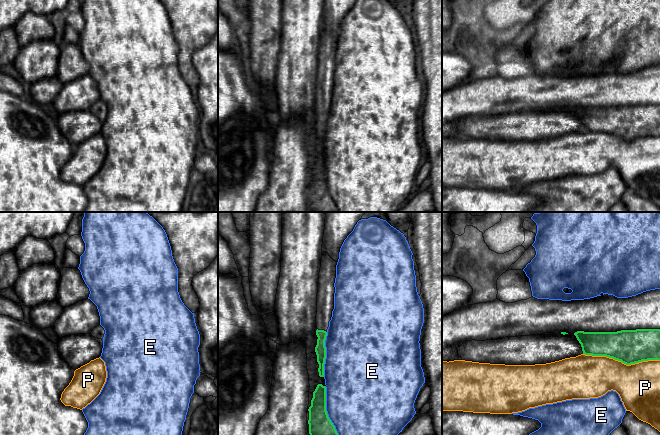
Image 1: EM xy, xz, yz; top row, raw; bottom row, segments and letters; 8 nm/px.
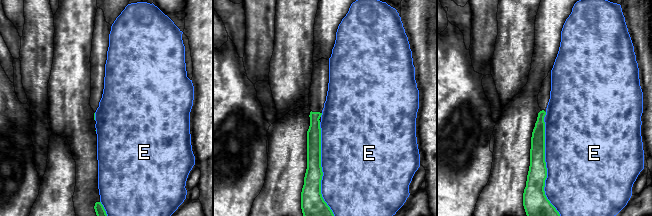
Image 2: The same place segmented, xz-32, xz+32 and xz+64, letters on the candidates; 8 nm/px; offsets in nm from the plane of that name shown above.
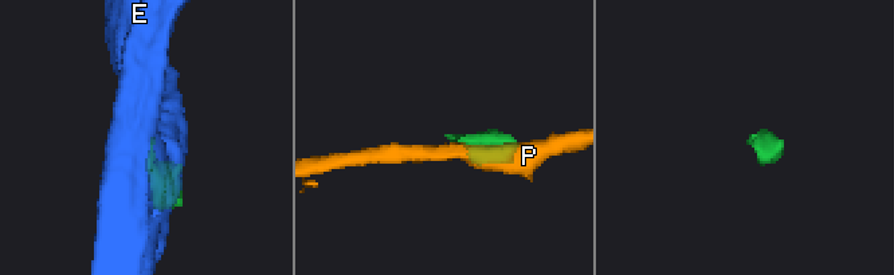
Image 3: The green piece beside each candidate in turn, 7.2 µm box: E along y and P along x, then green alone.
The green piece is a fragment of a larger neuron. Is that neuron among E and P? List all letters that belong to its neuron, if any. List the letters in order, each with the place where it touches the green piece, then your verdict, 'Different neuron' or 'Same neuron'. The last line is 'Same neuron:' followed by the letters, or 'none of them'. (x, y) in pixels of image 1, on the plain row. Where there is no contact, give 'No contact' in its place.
E: Touches green at xz (326, 187). Different neuron
P: Touches green at yz (621, 137). Different neuron
Same neuron: none of them

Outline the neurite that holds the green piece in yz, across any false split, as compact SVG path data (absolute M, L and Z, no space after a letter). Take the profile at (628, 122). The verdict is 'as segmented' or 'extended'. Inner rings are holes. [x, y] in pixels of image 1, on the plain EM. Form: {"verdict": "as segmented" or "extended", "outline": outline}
{"verdict": "as segmented", "outline": "M660 105L577 107L574 111L585 131L606 132L626 141L660 136Z"}

